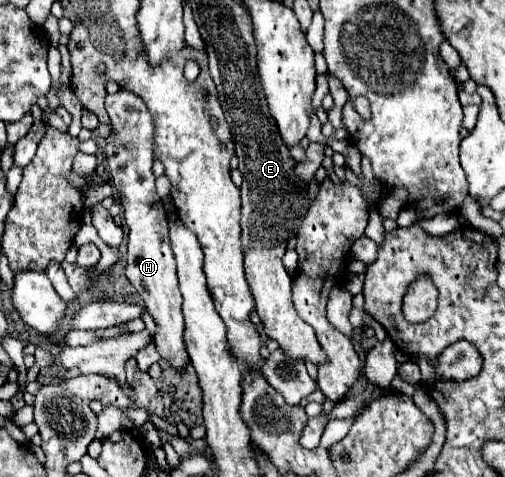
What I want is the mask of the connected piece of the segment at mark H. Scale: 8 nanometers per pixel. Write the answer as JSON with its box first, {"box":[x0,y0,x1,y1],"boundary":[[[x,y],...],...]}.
{"box":[105,89,189,373],"boundary":[[[121,89],[113,95],[107,95],[105,109],[111,117],[113,133],[107,137],[105,159],[107,171],[113,179],[113,185],[119,193],[123,215],[129,227],[129,241],[127,241],[127,279],[143,297],[147,311],[153,315],[157,323],[157,331],[153,335],[155,347],[169,363],[171,369],[183,373],[185,365],[189,363],[185,341],[183,341],[183,313],[181,313],[181,291],[175,273],[175,257],[169,243],[169,227],[167,227],[167,211],[163,209],[161,199],[155,193],[155,177],[151,173],[153,165],[153,117],[145,103]]]}

